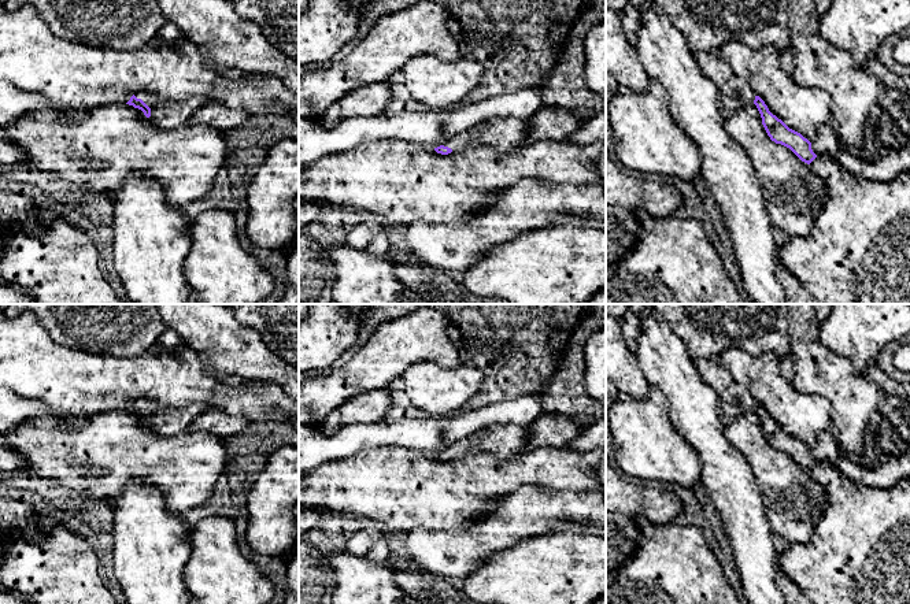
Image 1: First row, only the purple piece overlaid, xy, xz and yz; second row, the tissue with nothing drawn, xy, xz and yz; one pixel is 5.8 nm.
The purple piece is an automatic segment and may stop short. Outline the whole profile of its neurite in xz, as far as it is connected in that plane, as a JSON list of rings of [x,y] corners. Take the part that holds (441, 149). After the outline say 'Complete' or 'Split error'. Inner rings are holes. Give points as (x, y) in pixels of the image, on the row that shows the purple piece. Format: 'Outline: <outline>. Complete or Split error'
Outline: [[[493,116],[456,134],[445,144],[434,148],[437,153],[462,152],[474,145],[491,145],[500,152],[510,151],[528,137],[530,125],[511,116]]]. Split error

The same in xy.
Outline: [[[138,92],[126,103],[138,108],[149,122],[160,129],[175,129],[186,125],[189,119],[206,104],[204,96],[193,96],[184,101],[163,101],[156,93]]]. Split error

